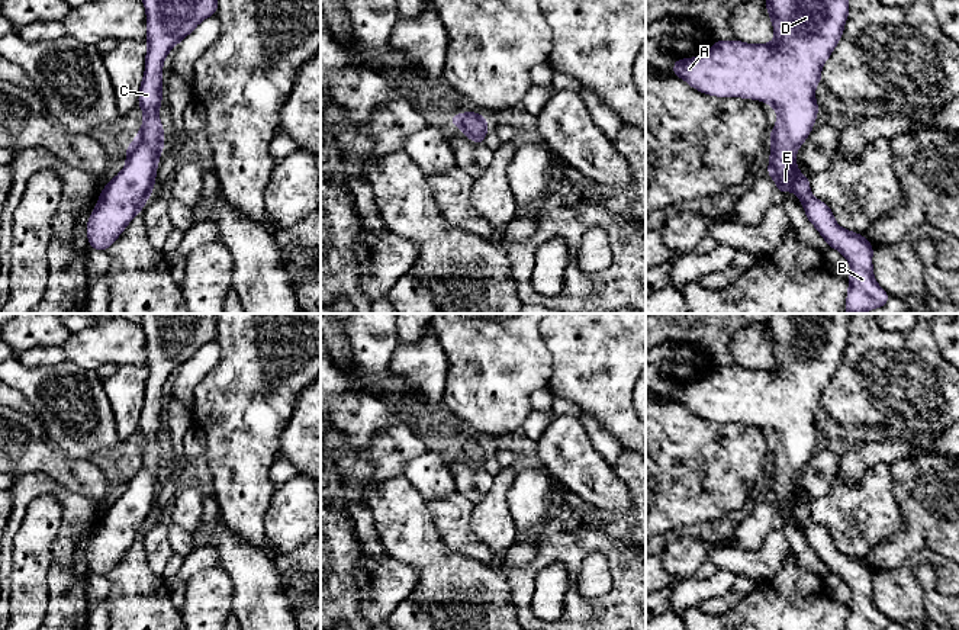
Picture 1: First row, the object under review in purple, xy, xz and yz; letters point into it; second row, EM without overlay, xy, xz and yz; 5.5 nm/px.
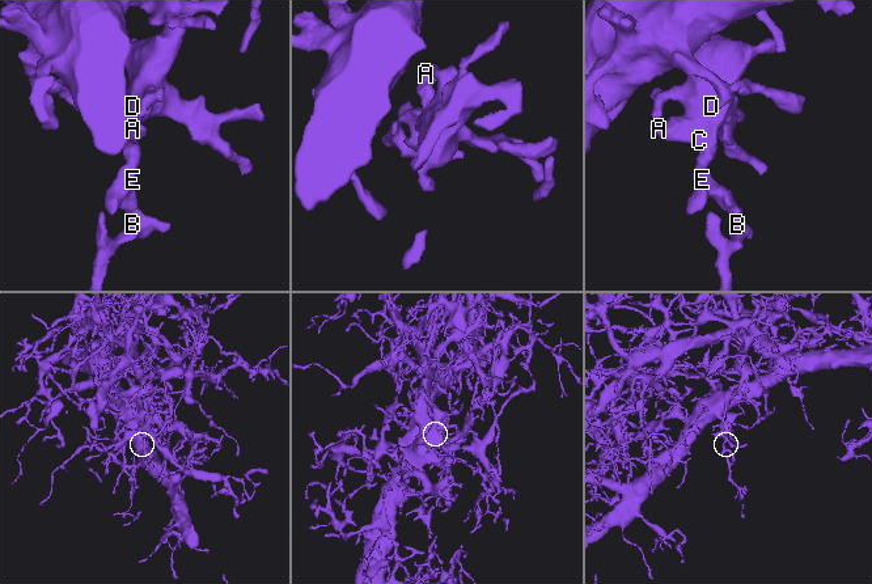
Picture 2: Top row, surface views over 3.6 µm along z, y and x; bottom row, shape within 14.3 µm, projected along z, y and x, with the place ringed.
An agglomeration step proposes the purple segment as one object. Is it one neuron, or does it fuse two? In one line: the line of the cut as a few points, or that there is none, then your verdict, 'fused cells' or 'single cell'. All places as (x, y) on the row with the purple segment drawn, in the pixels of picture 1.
cut none; single cell

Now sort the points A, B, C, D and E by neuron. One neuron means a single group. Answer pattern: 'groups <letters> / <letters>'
groups A B C D E

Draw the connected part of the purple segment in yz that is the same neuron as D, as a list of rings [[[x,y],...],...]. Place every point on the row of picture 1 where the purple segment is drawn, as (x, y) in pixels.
[[[765,0],[772,19],[775,39],[770,44],[744,44],[737,41],[715,41],[701,57],[675,60],[673,74],[683,78],[701,93],[720,97],[746,97],[762,100],[778,112],[775,128],[770,131],[770,160],[767,174],[775,180],[778,195],[794,192],[807,213],[808,221],[818,229],[830,248],[839,250],[849,261],[852,273],[847,279],[847,314],[862,314],[885,306],[889,295],[879,287],[873,277],[873,245],[856,232],[837,225],[831,209],[815,199],[810,190],[808,176],[798,171],[795,154],[804,144],[818,112],[815,86],[821,81],[821,67],[839,44],[844,22],[849,16],[849,0]]]

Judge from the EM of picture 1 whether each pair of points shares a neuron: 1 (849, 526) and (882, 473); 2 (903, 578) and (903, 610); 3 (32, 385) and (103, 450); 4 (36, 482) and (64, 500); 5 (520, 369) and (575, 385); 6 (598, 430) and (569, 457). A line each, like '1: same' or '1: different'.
1: same
2: same
3: same
4: same
5: different
6: different

